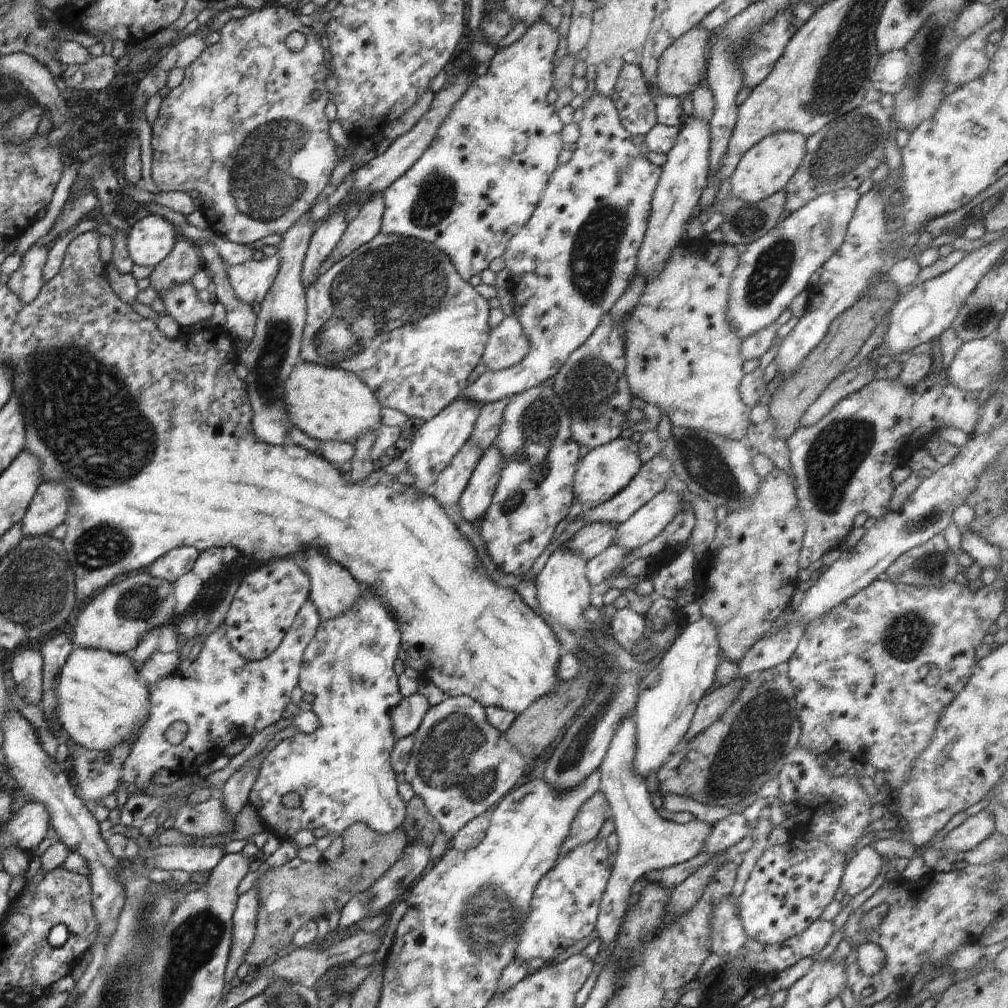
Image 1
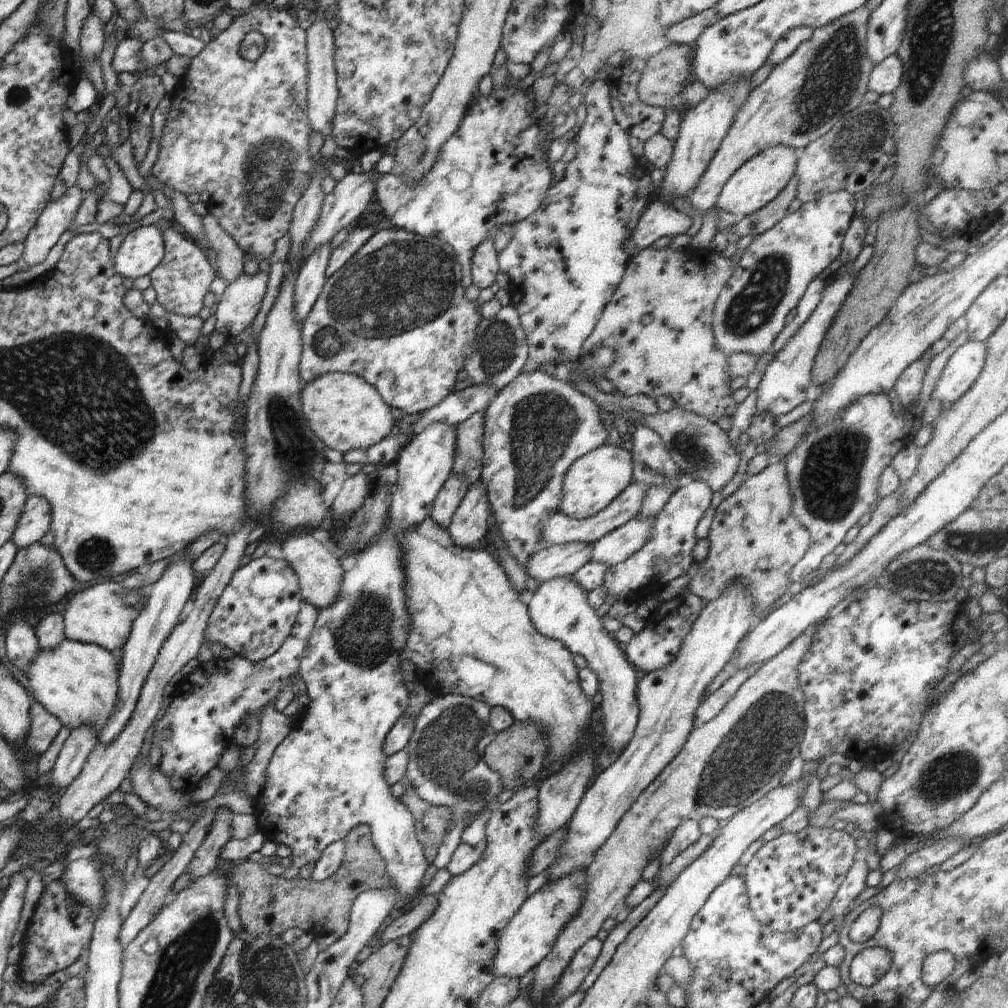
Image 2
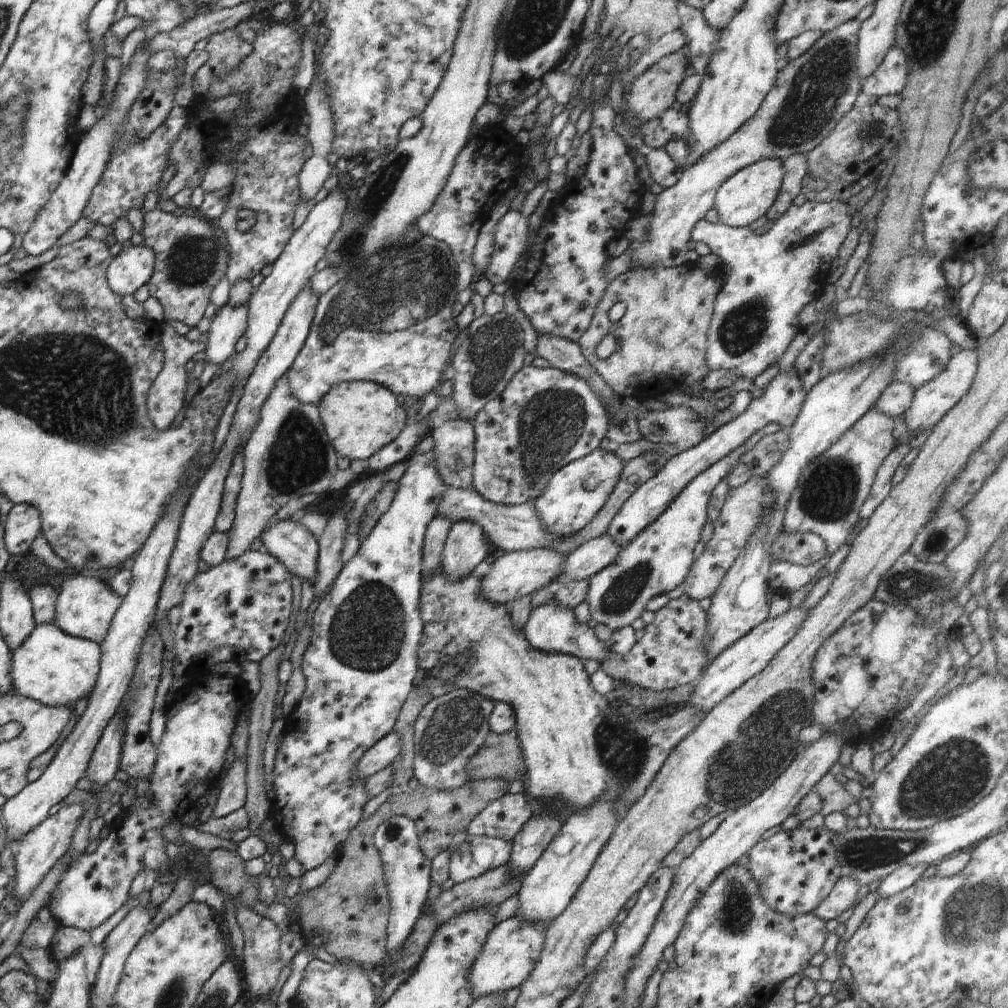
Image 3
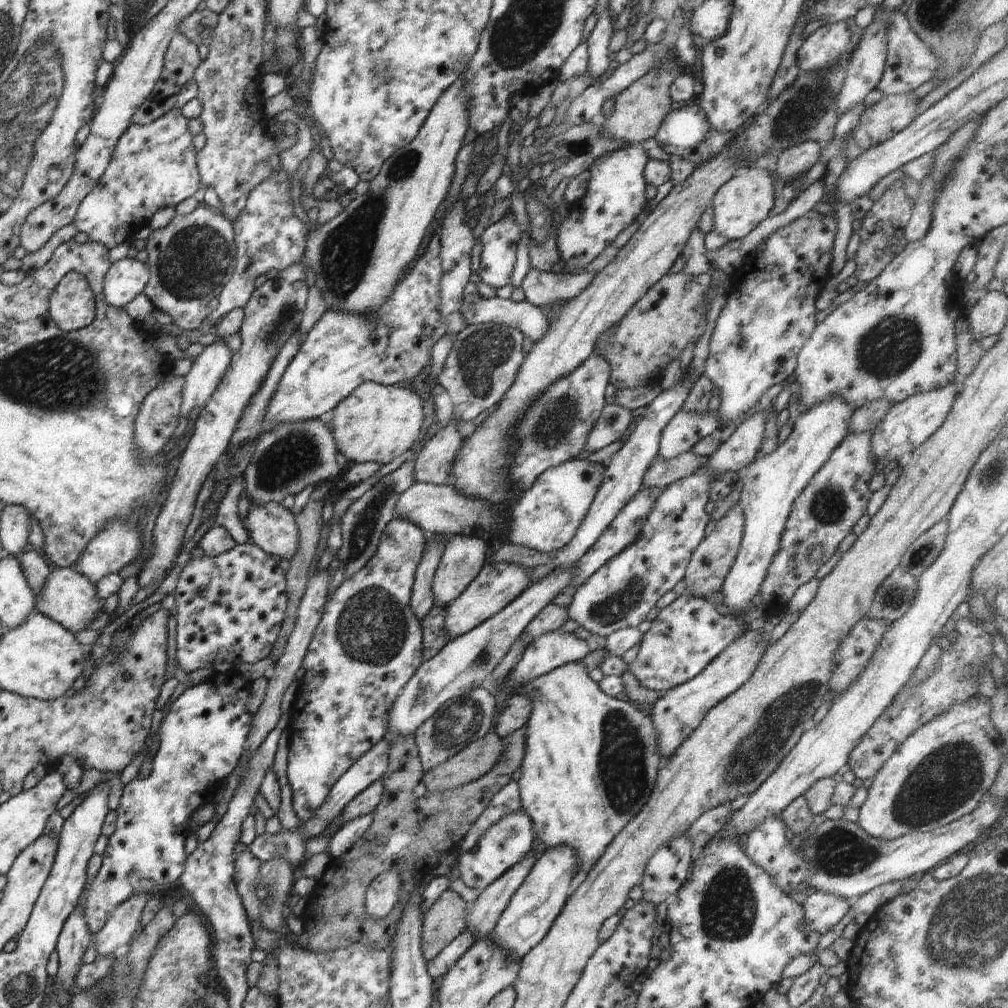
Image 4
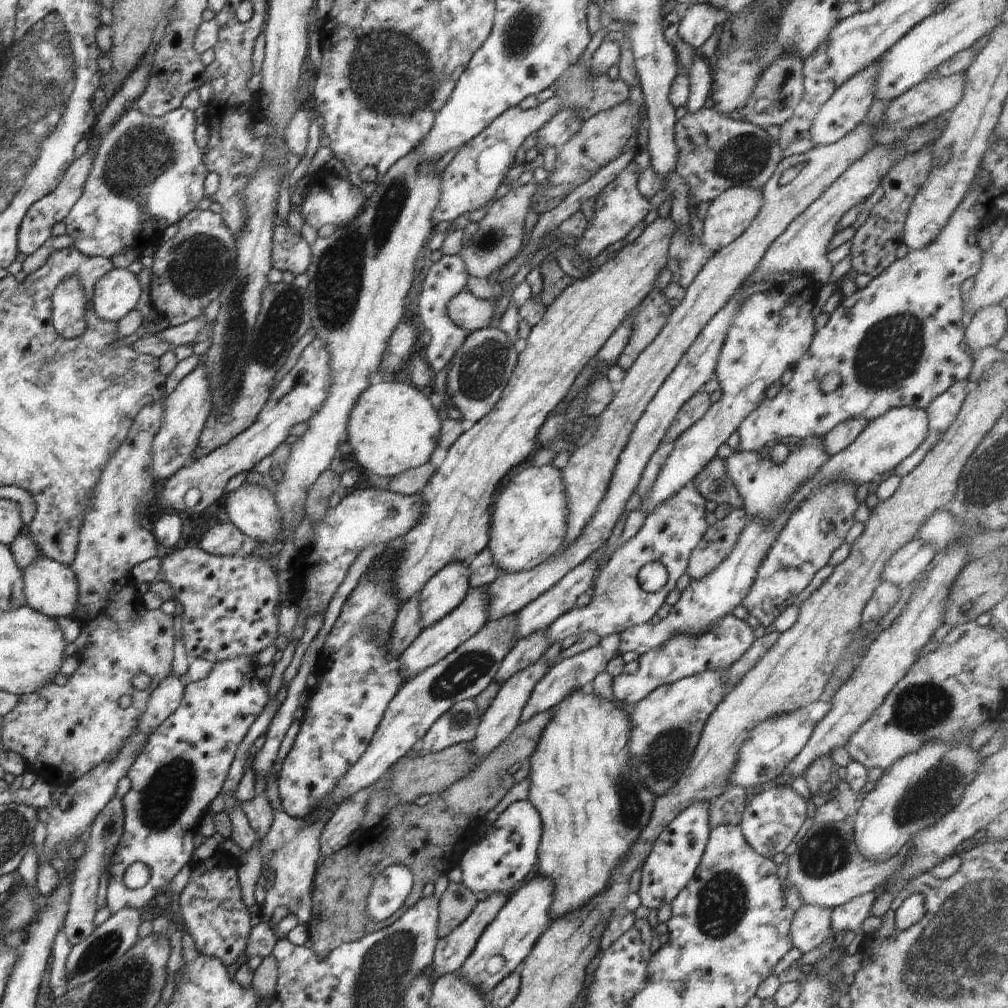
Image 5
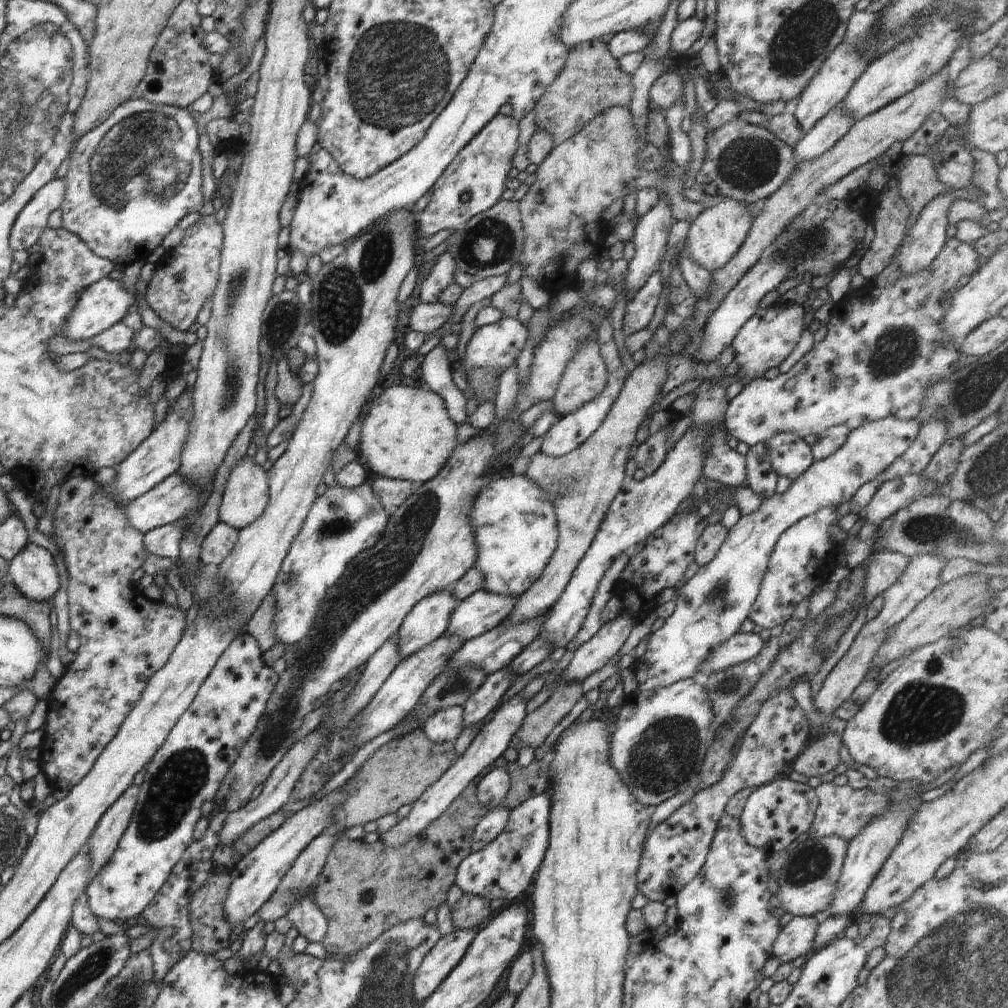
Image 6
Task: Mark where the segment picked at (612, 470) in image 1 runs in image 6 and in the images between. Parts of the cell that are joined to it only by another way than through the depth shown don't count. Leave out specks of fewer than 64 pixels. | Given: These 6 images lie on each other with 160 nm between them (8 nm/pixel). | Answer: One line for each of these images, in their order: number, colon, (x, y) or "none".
2: (593, 481)
3: (574, 495)
4: (545, 518)
5: (529, 523)
6: (515, 527)

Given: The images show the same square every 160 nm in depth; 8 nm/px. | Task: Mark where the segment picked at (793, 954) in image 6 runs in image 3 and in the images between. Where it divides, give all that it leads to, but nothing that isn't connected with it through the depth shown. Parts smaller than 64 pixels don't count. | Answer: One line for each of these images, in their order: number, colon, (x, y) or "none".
3: (842, 896)
4: (823, 911)
5: (811, 926)

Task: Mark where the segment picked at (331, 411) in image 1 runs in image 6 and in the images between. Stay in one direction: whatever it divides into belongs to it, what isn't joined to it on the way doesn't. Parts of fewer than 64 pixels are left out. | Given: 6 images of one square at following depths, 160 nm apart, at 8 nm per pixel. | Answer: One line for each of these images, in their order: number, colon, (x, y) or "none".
2: (345, 412)
3: (360, 417)
4: (375, 423)
5: (393, 427)
6: (407, 434)

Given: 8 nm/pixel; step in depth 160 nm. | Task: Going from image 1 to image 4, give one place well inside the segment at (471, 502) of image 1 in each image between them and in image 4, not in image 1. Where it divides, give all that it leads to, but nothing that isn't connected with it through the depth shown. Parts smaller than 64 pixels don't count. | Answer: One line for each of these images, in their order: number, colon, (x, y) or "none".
2: (469, 525)
3: (466, 546)
4: (464, 555)

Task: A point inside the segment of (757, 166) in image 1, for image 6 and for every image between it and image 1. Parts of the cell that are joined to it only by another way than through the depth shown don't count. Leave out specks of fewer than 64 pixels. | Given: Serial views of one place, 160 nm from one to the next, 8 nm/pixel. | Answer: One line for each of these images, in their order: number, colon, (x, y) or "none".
2: (758, 181)
3: (744, 197)
4: (745, 200)
5: (729, 214)
6: (712, 239)

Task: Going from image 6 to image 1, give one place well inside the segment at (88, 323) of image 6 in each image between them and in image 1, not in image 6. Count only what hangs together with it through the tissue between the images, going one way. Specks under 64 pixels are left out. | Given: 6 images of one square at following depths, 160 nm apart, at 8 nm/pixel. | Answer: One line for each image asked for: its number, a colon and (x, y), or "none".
1: (150, 240)
2: (142, 250)
3: (132, 267)
4: (126, 278)
5: (115, 294)

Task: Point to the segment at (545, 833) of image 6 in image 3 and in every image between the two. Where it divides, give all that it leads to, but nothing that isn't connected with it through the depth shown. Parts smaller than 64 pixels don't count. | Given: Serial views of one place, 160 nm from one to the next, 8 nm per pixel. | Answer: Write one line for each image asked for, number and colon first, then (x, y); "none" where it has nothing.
3: (475, 856)
4: (507, 842)
5: (505, 853)

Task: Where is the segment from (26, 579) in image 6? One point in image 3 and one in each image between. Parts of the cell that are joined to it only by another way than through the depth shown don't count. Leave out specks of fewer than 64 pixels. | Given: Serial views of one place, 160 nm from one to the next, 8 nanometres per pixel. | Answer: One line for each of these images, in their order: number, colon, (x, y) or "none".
3: (86, 604)
4: (68, 597)
5: (51, 588)

